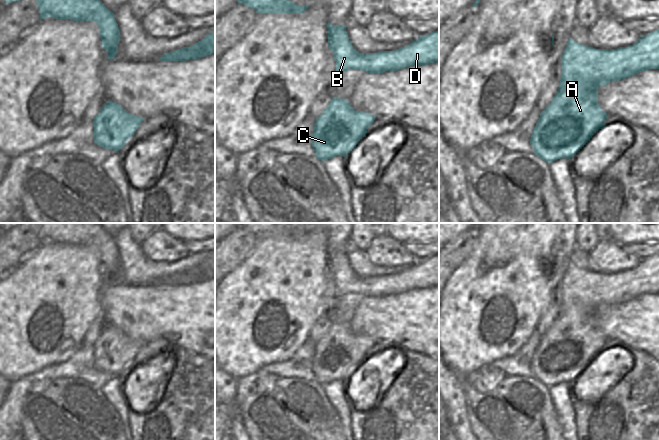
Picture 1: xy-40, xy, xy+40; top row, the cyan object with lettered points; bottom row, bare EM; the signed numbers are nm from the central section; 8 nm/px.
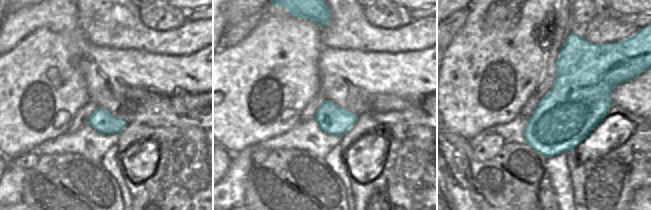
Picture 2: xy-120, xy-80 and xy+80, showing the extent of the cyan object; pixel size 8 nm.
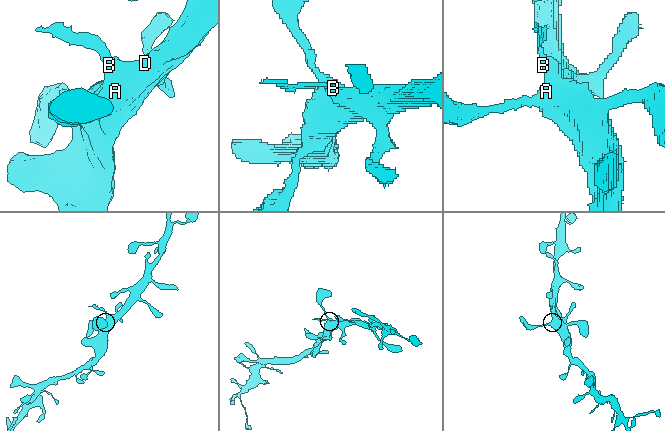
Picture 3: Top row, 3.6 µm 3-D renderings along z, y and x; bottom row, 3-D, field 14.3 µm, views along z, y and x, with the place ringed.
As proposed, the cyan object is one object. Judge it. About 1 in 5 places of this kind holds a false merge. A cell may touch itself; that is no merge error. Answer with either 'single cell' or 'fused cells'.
single cell

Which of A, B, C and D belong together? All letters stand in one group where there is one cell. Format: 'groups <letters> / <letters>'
groups A B C D

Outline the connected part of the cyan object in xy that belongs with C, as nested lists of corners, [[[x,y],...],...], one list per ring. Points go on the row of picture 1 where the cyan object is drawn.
[[[333,97],[314,124],[312,148],[316,158],[325,161],[337,155],[346,157],[375,118],[369,113],[355,111],[347,99]]]

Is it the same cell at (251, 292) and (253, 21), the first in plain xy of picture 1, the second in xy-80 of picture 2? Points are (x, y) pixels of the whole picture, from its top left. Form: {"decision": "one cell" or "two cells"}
{"decision": "two cells"}

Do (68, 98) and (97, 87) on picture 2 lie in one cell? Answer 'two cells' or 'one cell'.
two cells

